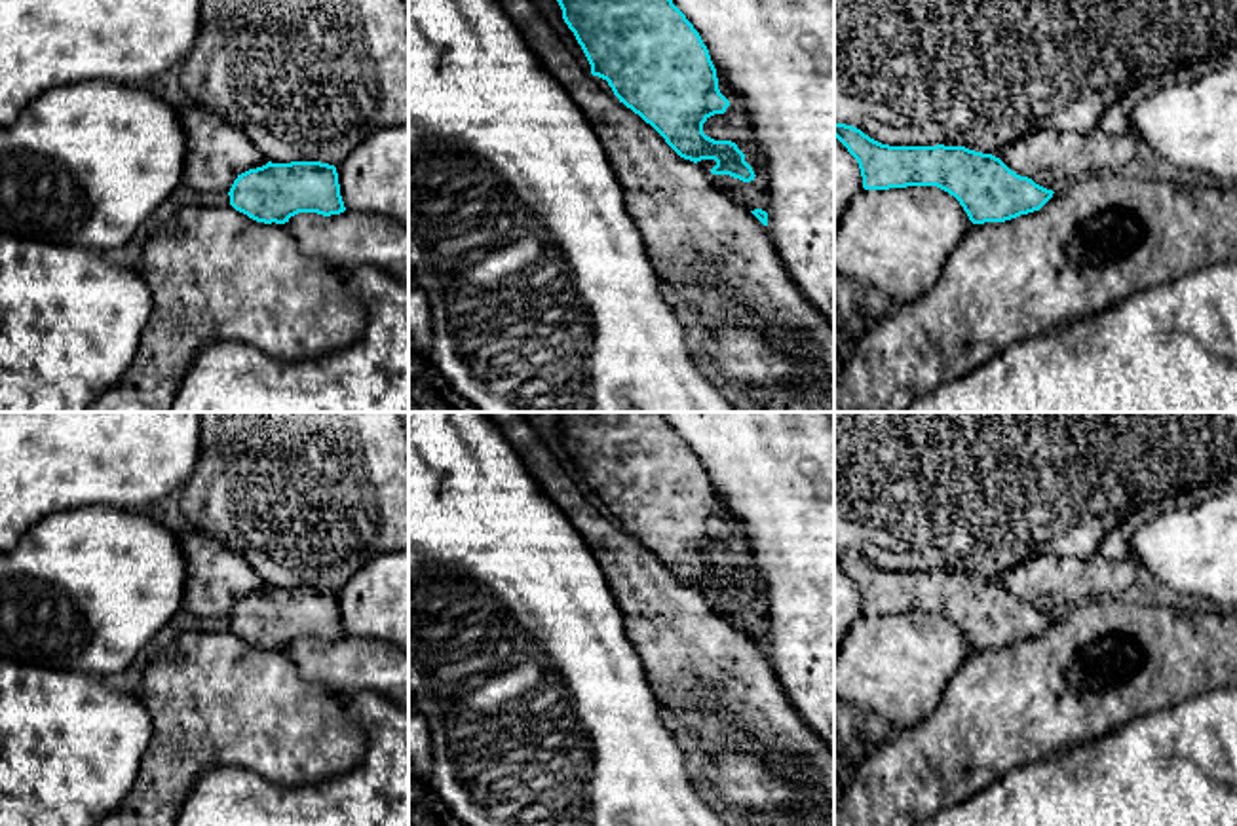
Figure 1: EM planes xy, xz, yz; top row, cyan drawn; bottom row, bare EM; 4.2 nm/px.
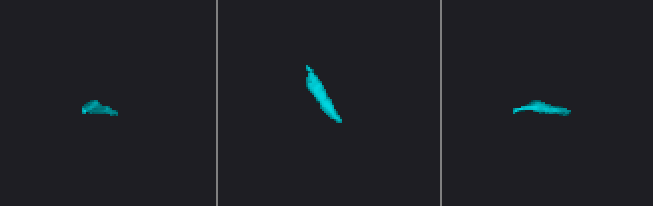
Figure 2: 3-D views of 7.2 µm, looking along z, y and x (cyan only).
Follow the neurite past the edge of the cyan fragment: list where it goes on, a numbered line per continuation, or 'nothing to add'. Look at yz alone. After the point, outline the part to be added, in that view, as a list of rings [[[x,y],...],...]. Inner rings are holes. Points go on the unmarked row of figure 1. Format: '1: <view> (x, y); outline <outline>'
nothing to add

